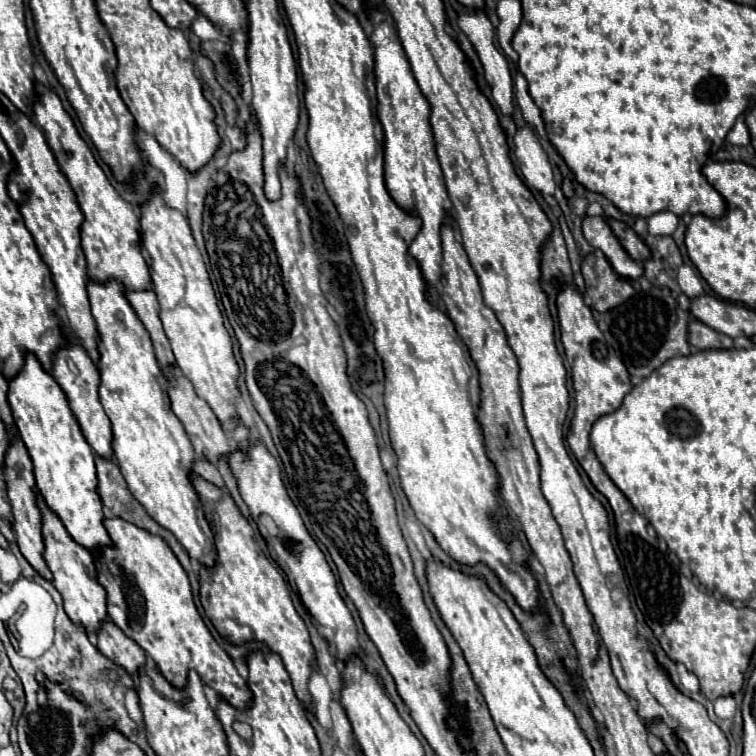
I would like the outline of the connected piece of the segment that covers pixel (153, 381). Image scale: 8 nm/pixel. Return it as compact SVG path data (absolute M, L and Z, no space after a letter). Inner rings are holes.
M91 281L87 291L99 329L99 399L113 425L113 451L121 475L147 515L171 531L193 561L213 567L217 563L213 531L189 479L195 451L183 423L171 411L167 379L157 365L147 329L127 303L123 287L117 281Z

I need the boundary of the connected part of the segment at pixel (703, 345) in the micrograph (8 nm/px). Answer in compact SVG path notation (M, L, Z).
M693 321L689 325L689 343L693 347L697 347L699 351L705 349L733 349L733 339L713 331L711 327L707 327L701 321Z

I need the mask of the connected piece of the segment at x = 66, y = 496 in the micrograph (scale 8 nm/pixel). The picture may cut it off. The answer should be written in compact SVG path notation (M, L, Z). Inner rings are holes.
M27 355L21 373L9 381L7 399L19 437L31 455L37 489L47 507L61 519L73 541L87 551L109 547L111 539L103 527L103 503L97 493L95 455L85 441L61 387L41 367L37 357Z

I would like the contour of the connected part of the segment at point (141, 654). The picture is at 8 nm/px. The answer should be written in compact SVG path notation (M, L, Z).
M111 621L103 623L97 635L97 649L131 677L135 677L147 661L145 651L133 639L127 639Z

